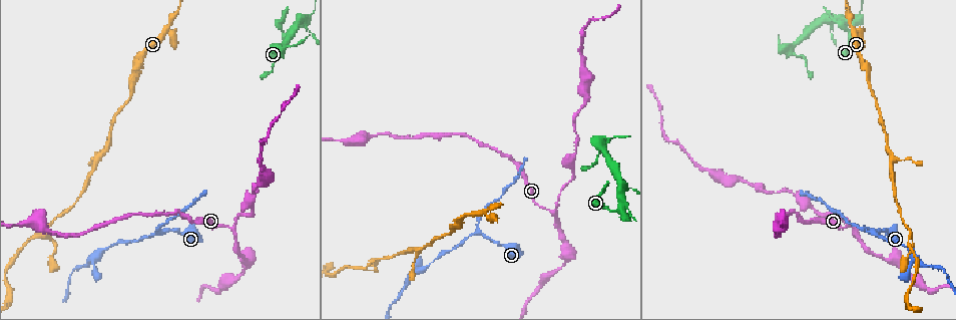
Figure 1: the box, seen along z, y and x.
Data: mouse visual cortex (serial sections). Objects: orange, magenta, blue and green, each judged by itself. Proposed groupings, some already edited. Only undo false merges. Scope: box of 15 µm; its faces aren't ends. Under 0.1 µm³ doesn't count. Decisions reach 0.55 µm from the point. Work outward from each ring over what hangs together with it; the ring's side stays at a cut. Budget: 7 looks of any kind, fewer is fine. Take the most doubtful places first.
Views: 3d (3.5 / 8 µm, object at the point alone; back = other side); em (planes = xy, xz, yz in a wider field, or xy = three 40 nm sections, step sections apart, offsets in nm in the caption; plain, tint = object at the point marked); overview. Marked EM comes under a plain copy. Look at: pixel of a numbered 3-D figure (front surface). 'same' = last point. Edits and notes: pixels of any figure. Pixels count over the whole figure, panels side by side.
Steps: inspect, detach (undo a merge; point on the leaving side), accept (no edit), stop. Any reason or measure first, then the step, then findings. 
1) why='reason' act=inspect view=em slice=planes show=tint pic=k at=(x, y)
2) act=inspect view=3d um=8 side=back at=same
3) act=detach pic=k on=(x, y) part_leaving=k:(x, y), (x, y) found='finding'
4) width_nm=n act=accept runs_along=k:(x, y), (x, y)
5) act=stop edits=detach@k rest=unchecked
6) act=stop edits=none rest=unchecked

why='a narrow waist' act=inspect view=3d um=3.5 pic=1 at=(366, 269)

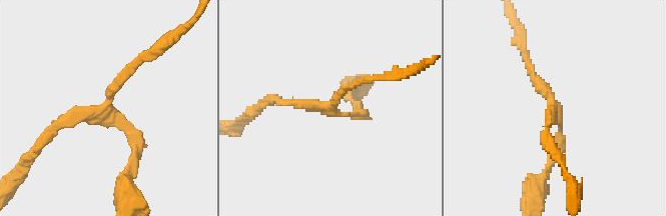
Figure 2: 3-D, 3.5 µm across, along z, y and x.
arms=3 arm_widths_nm=100,150,150 why='need the tissue' act=inspect view=em slice=xy step=2 show=tint pic=2 at=(549, 105)

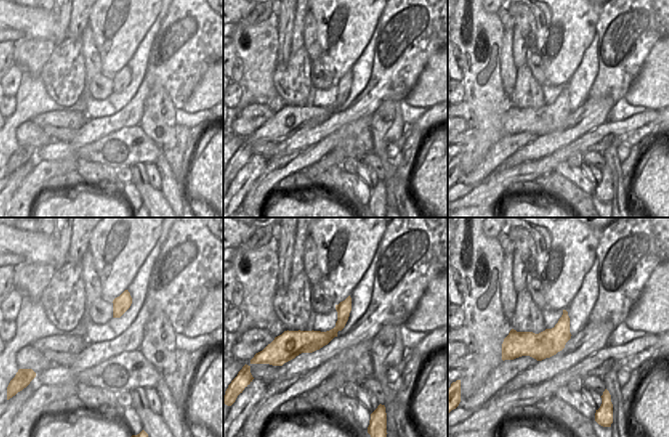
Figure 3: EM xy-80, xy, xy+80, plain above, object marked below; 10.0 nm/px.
width_nm=200 act=accept runs_along=3:(349, 300), (326, 337), (283, 338) found='one cell here'

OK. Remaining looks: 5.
why='three-way junction' act=inspect view=3d um=3.5 pic=1 at=(231, 227)

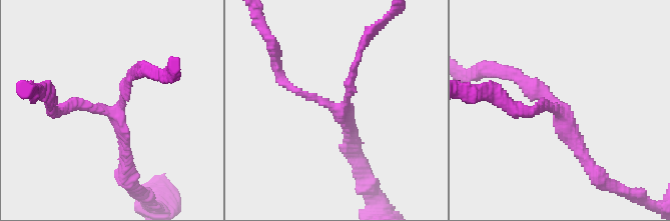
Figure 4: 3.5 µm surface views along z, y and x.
arms=3 arm_widths_nm=150,200,200 act=inspect view=em slice=planes show=tint pic=4 at=(339, 105)

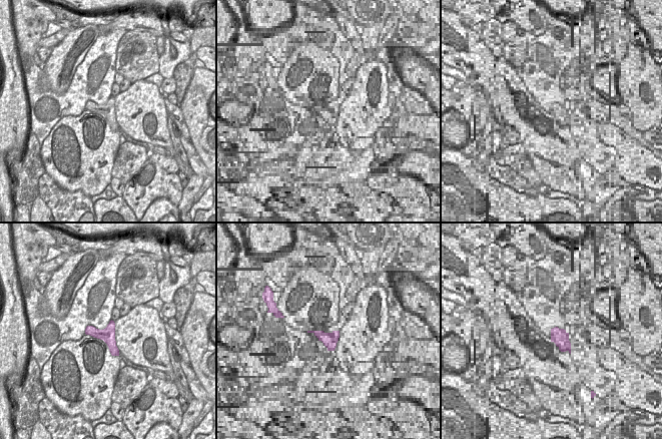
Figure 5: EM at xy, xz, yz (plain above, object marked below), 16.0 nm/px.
act=accept runs_along=5:(88, 329), (102, 334), (116, 353) found='one cell here'

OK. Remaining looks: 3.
why='thick turns thin' act=inspect view=3d um=3.5 pic=1 at=(853, 21)

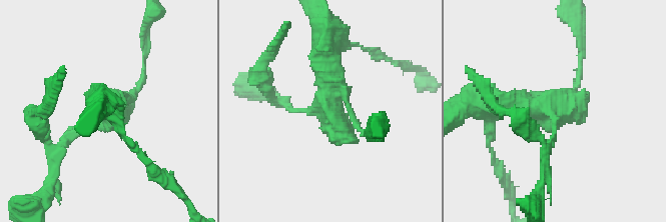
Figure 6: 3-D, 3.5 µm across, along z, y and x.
why='shape alone is not enough' act=inspect view=em slice=xy step=5 show=tint pic=6 at=(326, 111)

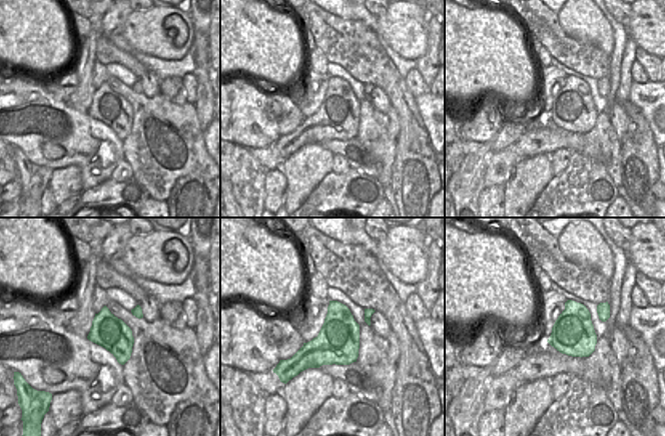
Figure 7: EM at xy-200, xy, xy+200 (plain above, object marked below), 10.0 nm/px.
act=accept runs_along=6:(546, 155), (551, 109), (490, 103) found='all the same cell'

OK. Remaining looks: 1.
act=stop edits=none rest=unchecked

